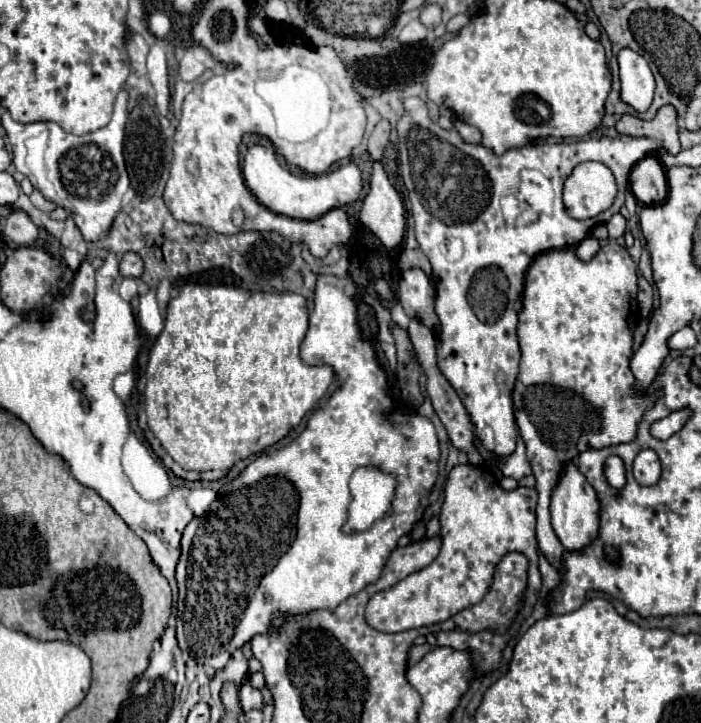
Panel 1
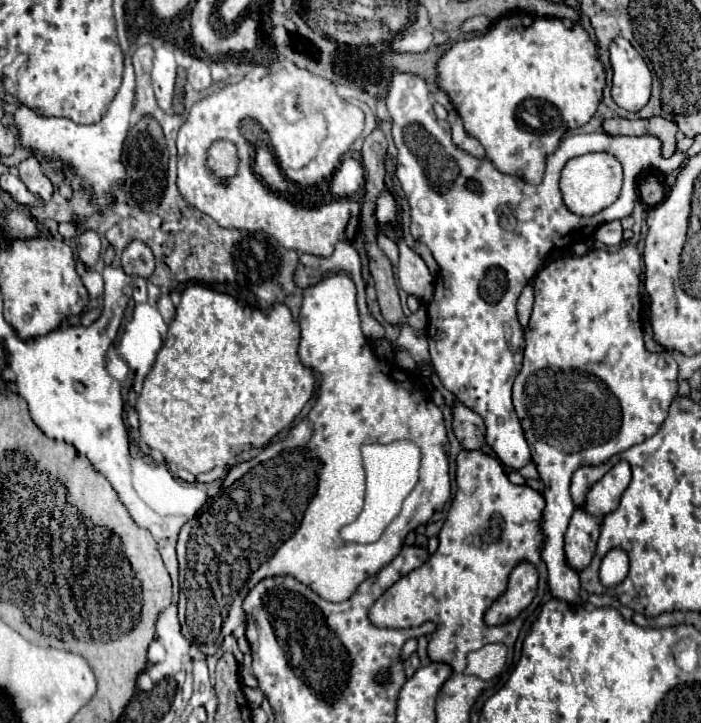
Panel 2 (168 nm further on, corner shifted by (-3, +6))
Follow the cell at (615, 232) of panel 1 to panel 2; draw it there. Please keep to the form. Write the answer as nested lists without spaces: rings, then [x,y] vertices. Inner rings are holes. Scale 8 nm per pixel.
[[[611,221],[611,223],[603,223],[595,235],[593,235],[595,241],[607,245],[607,247],[617,247],[621,241],[623,241],[623,229],[621,229],[621,223],[619,221]]]

